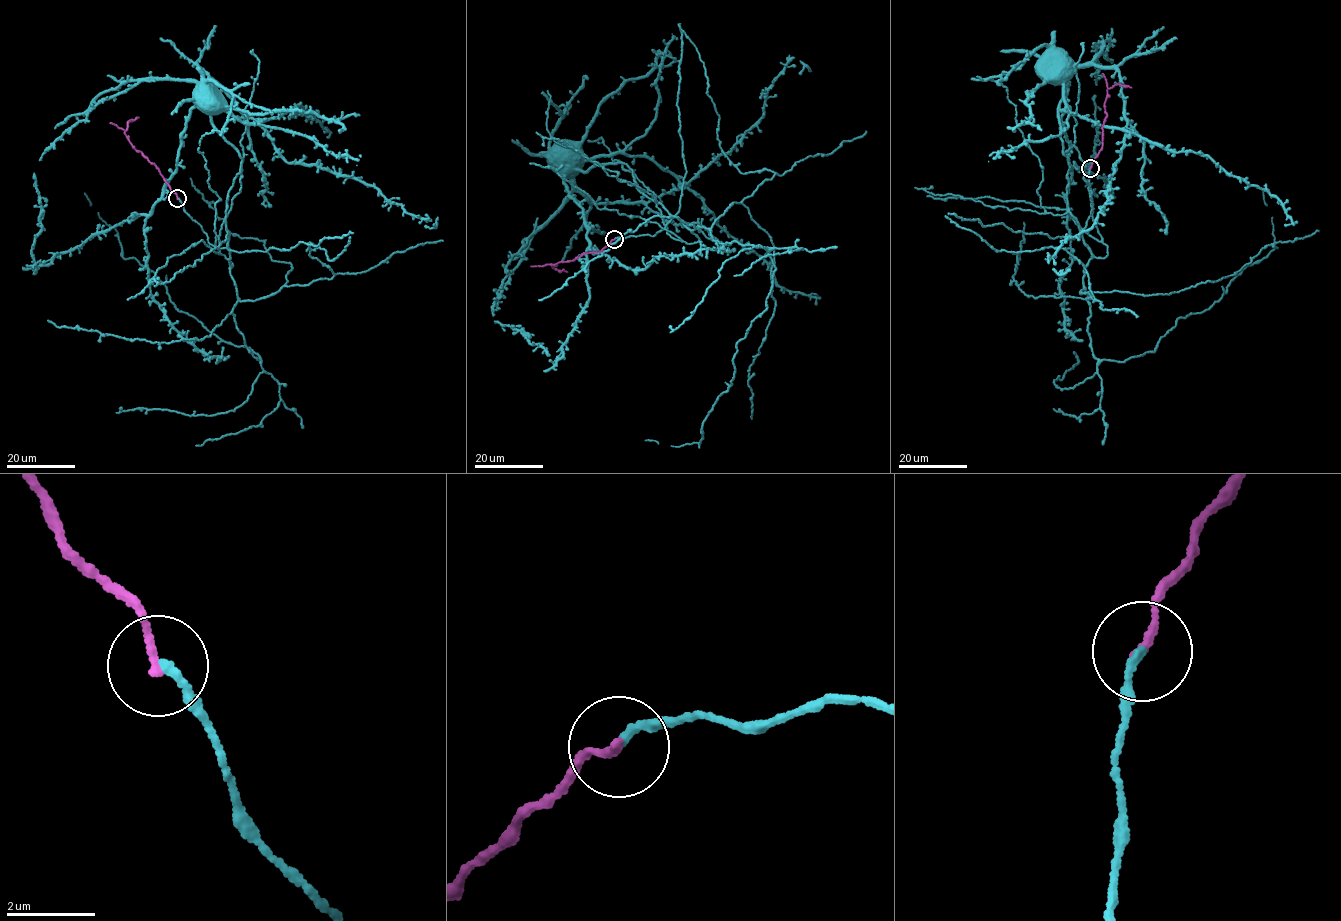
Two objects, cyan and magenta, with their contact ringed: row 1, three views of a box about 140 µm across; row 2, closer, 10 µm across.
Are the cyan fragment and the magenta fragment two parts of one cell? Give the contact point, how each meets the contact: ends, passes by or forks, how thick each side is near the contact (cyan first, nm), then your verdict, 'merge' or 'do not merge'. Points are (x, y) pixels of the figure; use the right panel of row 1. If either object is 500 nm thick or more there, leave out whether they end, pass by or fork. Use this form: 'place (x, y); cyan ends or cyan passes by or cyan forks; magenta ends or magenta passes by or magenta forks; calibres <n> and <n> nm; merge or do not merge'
place (1090, 168); cyan ends; magenta ends; calibres 190 and 180 nm; merge

